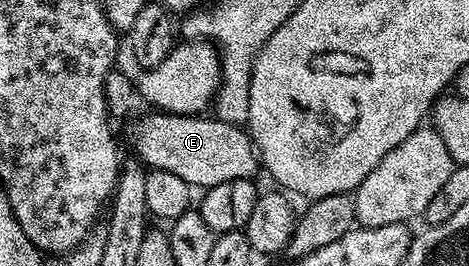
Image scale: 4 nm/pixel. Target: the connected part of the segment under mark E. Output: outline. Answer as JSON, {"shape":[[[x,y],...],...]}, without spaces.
{"shape":[[[149,112],[153,114],[149,114],[145,119],[142,120],[141,123],[138,124],[137,127],[133,130],[133,146],[137,149],[136,157],[141,159],[144,162],[144,165],[149,168],[159,169],[159,170],[167,170],[174,174],[175,176],[179,176],[183,179],[184,182],[189,183],[190,187],[197,188],[197,186],[201,186],[200,188],[208,188],[214,186],[215,184],[223,184],[227,180],[231,180],[232,178],[248,178],[252,179],[254,177],[253,173],[256,170],[259,170],[259,159],[253,149],[252,141],[241,126],[232,126],[230,122],[222,122],[220,118],[216,116],[210,116],[210,118],[205,118],[206,116],[186,116],[183,114],[167,114],[164,112]]]}

